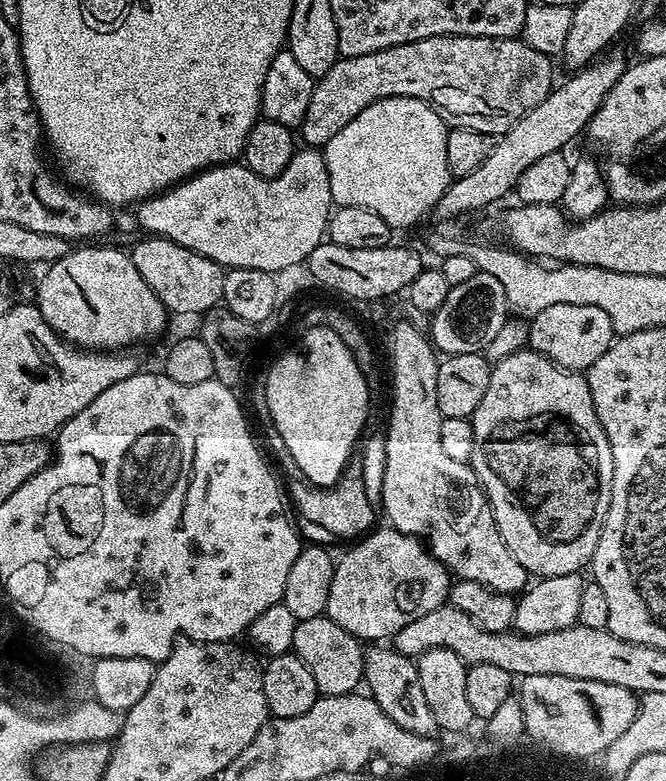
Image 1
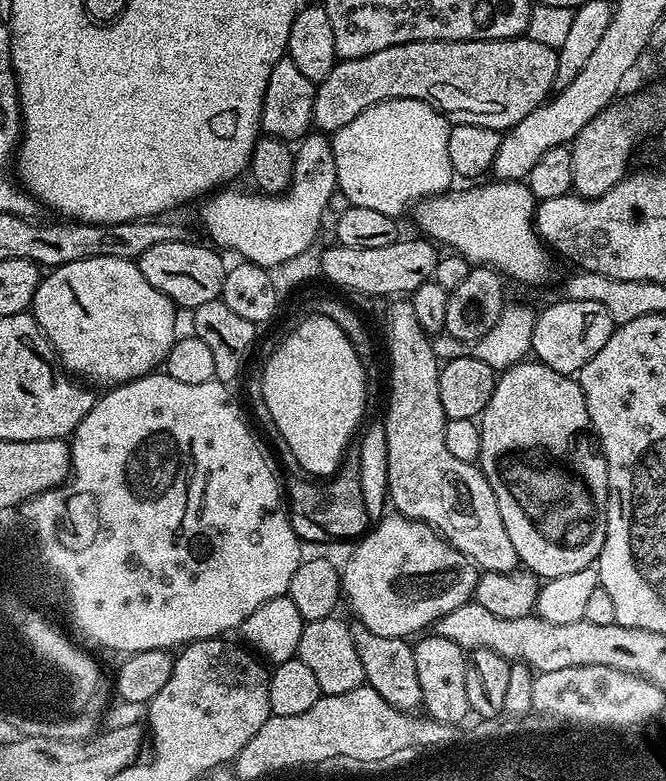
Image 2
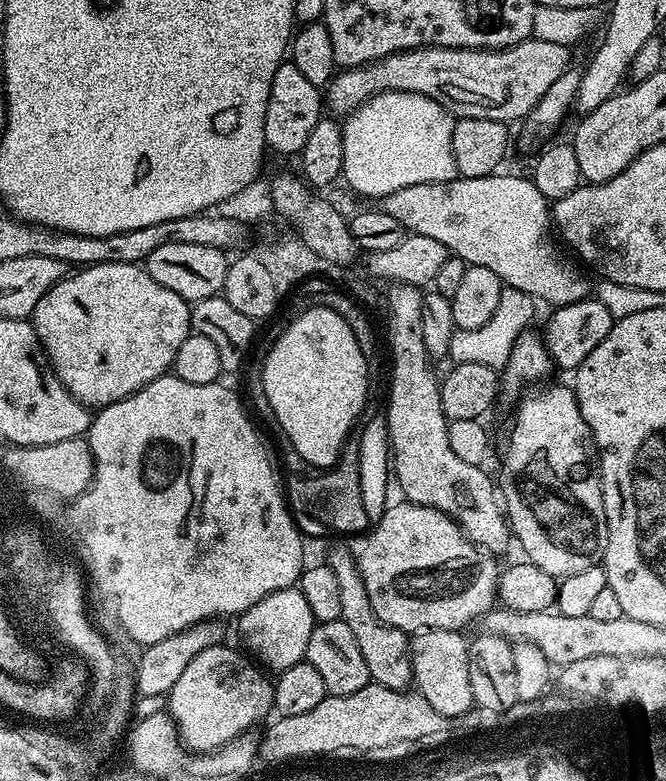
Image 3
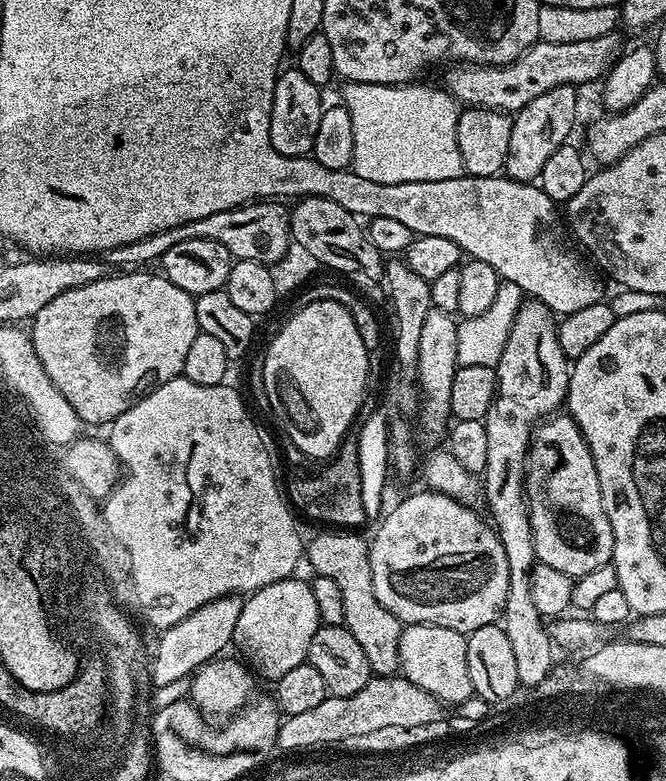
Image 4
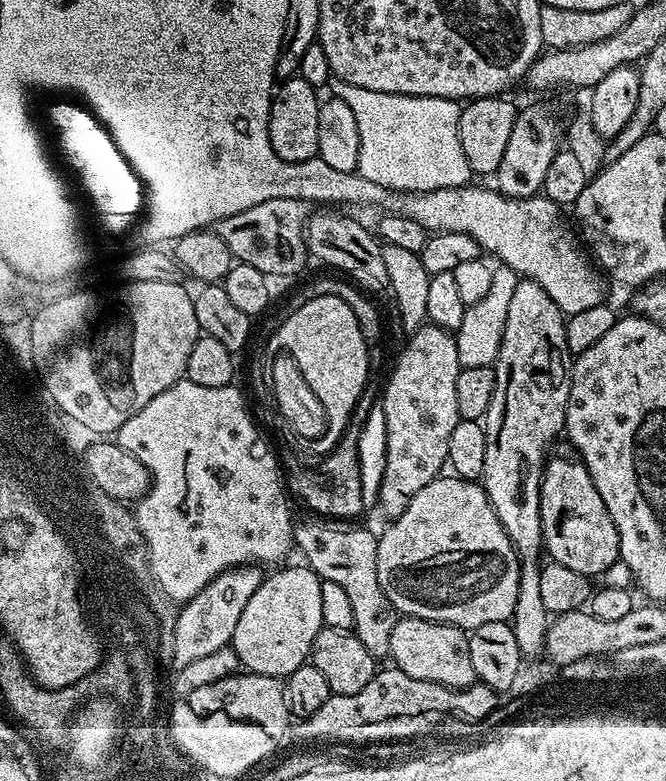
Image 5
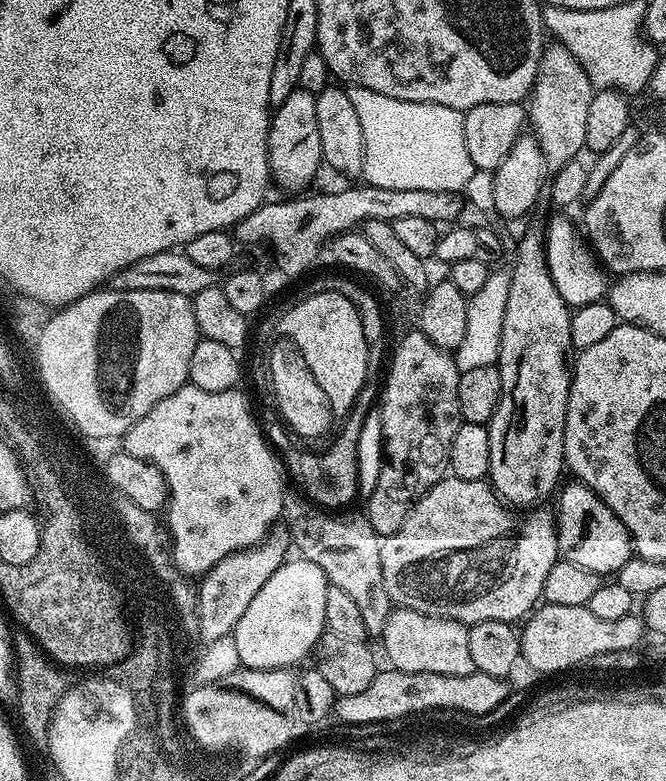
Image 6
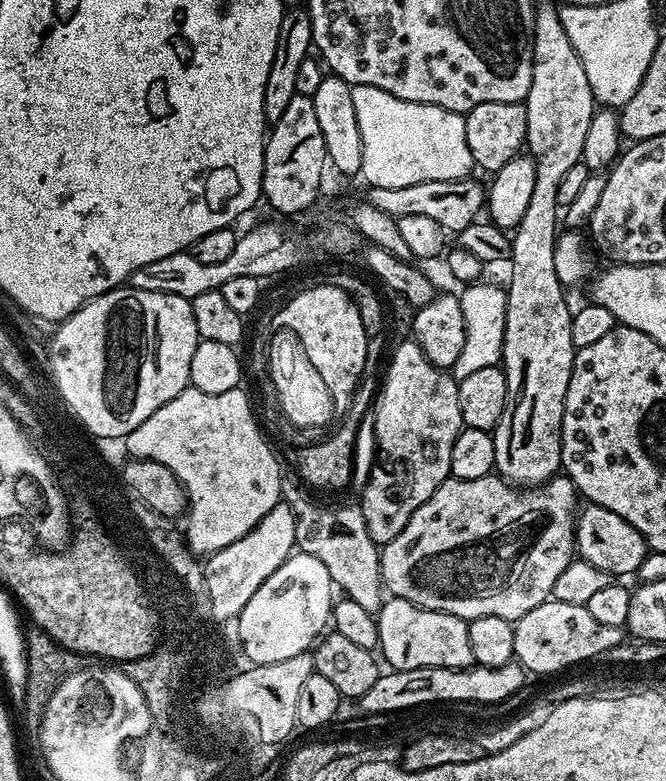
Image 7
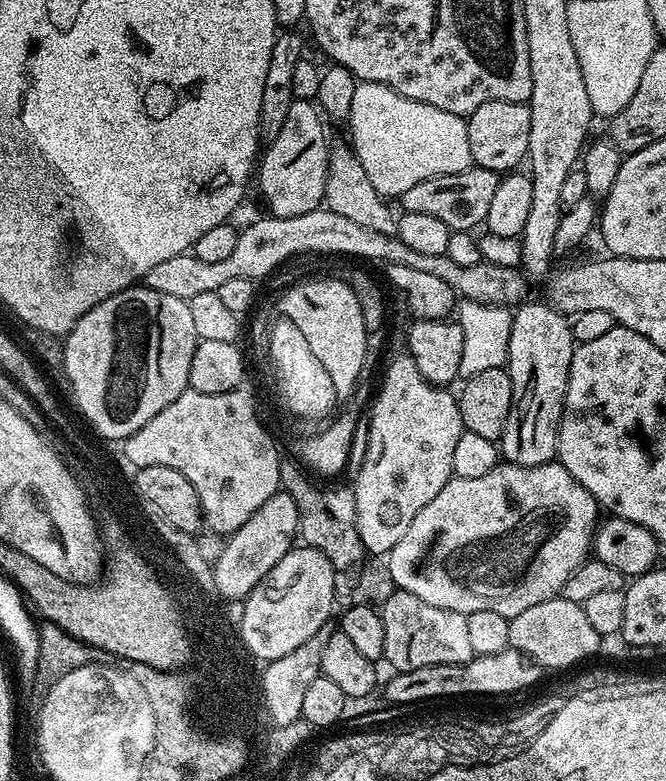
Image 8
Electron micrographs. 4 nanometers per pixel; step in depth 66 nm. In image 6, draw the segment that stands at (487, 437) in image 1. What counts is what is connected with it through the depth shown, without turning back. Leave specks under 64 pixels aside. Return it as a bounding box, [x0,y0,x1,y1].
[554,482,634,578]

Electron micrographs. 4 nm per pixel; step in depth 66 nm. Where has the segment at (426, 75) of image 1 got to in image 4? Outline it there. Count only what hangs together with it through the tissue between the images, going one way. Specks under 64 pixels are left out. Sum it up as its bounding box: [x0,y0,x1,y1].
[442,32,622,114]

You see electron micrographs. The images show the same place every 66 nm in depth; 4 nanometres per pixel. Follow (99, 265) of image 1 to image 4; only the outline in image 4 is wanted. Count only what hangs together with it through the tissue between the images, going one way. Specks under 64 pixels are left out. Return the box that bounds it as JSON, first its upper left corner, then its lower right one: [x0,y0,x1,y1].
[30,270,200,425]

